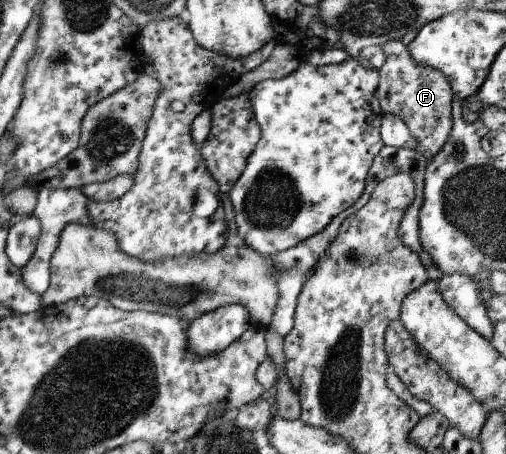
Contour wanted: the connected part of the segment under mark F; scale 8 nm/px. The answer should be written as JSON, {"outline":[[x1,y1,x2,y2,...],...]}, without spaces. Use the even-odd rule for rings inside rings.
{"outline":[[400,39,384,43,382,51,386,59,379,69,380,109,386,115,400,117,418,143,414,151,430,159,444,147,452,131,451,103,454,93,451,83,442,71,418,65,408,45,404,45]]}

